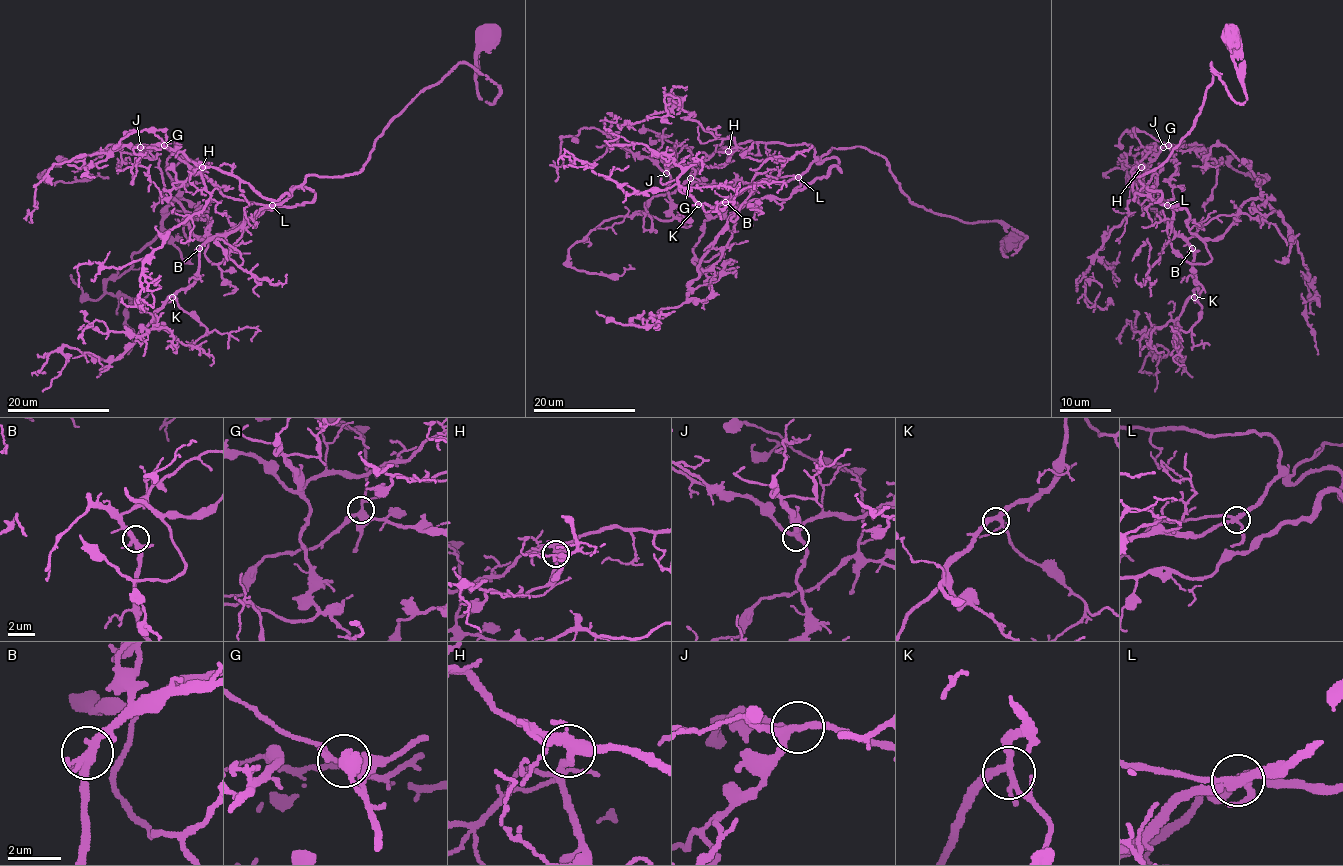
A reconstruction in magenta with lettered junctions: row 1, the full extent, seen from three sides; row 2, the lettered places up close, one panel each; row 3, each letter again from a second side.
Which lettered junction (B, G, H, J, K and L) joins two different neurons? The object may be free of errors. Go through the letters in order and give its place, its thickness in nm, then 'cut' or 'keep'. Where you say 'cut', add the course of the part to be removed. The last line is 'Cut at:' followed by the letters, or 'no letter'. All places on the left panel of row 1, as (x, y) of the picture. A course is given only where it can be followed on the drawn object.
B: at (199, 248); 280 nm thick; keep
G: at (164, 145); 320 nm thick; keep
H: at (202, 167); 300 nm thick; keep
J: at (140, 147); 280 nm thick; keep
K: at (172, 297); 280 nm thick; keep
L: at (272, 205); 280 nm thick; keep
Cut at: no letter

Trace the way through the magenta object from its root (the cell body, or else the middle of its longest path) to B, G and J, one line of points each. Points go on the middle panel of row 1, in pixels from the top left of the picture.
B: (1014, 240), (1006, 256), (1025, 240), (1011, 227), (915, 205), (886, 159), (860, 146), (725, 202)
G: (1014, 240), (1006, 256), (1025, 240), (1011, 227), (915, 205), (886, 159), (860, 146), (760, 183), (690, 178)
J: (1014, 240), (1006, 256), (1025, 240), (1011, 227), (915, 205), (860, 146), (746, 141), (666, 173)

